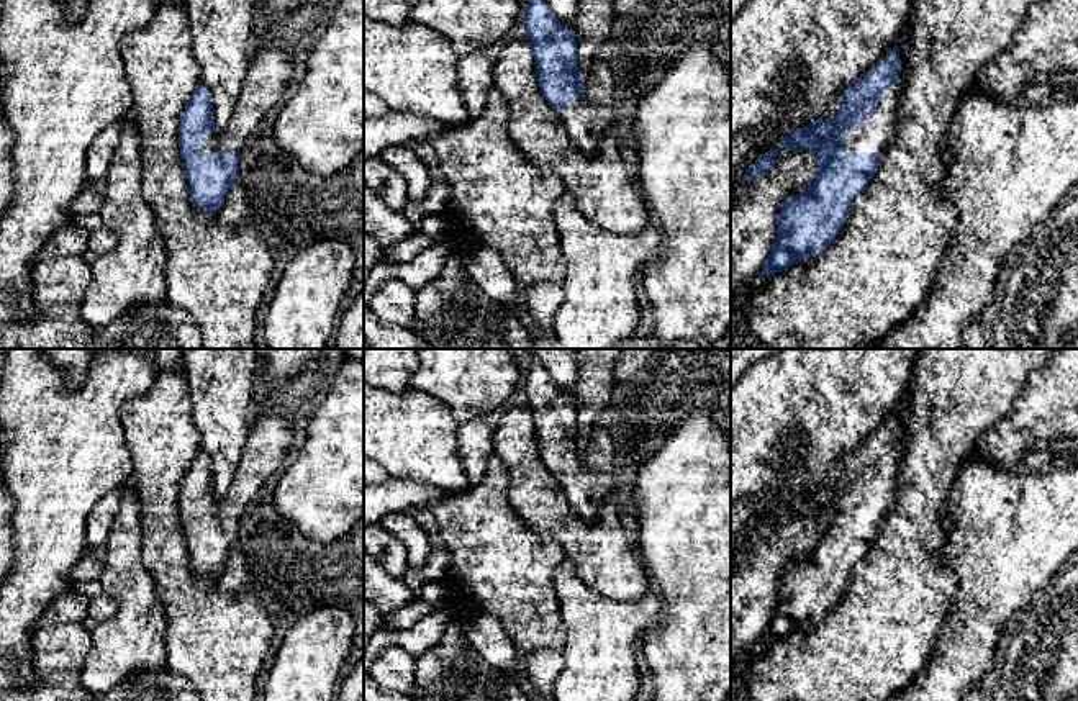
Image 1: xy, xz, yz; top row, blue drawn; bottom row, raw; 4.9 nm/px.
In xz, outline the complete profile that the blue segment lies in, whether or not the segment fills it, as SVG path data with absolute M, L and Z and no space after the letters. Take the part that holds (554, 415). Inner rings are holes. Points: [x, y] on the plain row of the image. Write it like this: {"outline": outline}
{"outline": "M531 359L523 387L542 464L560 483L575 513L595 522L614 500L613 444L606 429L596 423L588 439L580 441L572 393L555 385L539 359Z"}

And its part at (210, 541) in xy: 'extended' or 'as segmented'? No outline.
extended

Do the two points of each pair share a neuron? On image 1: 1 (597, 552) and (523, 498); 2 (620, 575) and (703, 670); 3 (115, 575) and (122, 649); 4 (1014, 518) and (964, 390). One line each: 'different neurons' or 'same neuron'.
1: same neuron
2: different neurons
3: same neuron
4: different neurons

